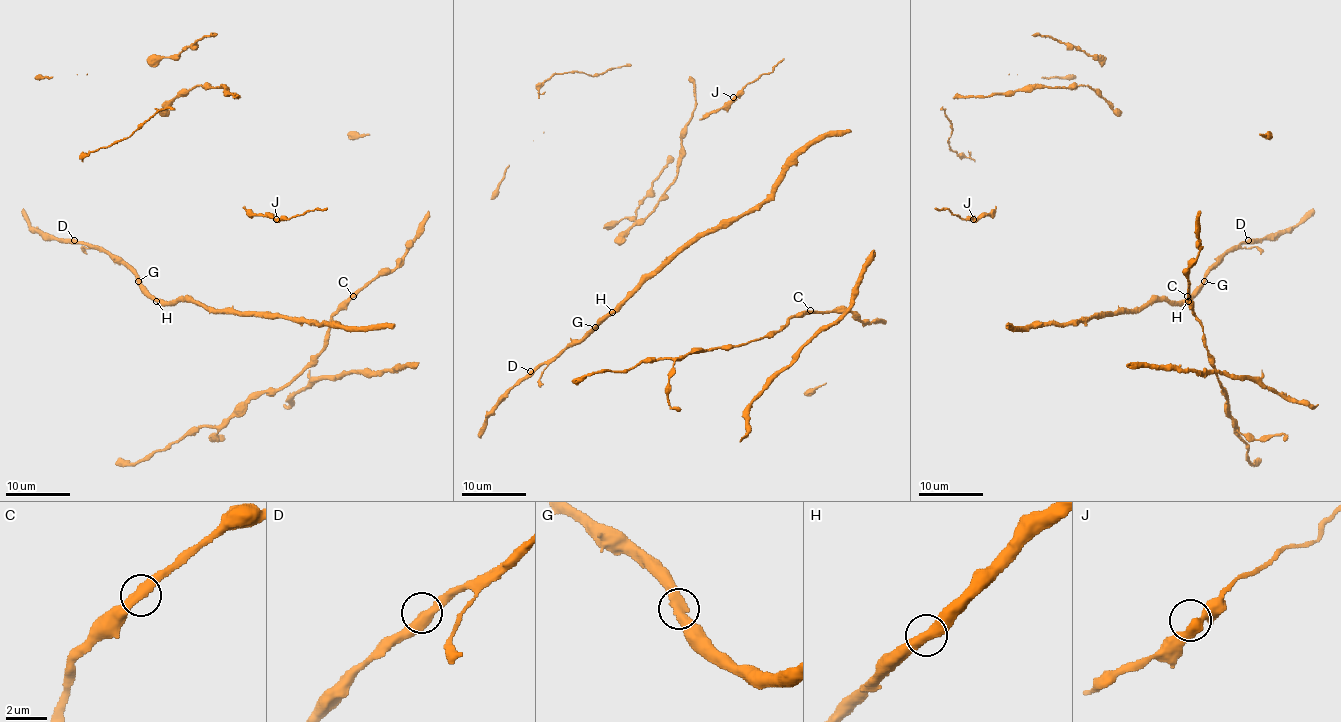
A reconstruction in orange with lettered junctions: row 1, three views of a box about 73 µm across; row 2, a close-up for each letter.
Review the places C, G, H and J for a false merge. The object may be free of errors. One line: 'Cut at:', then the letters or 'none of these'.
Cut at: none of these

